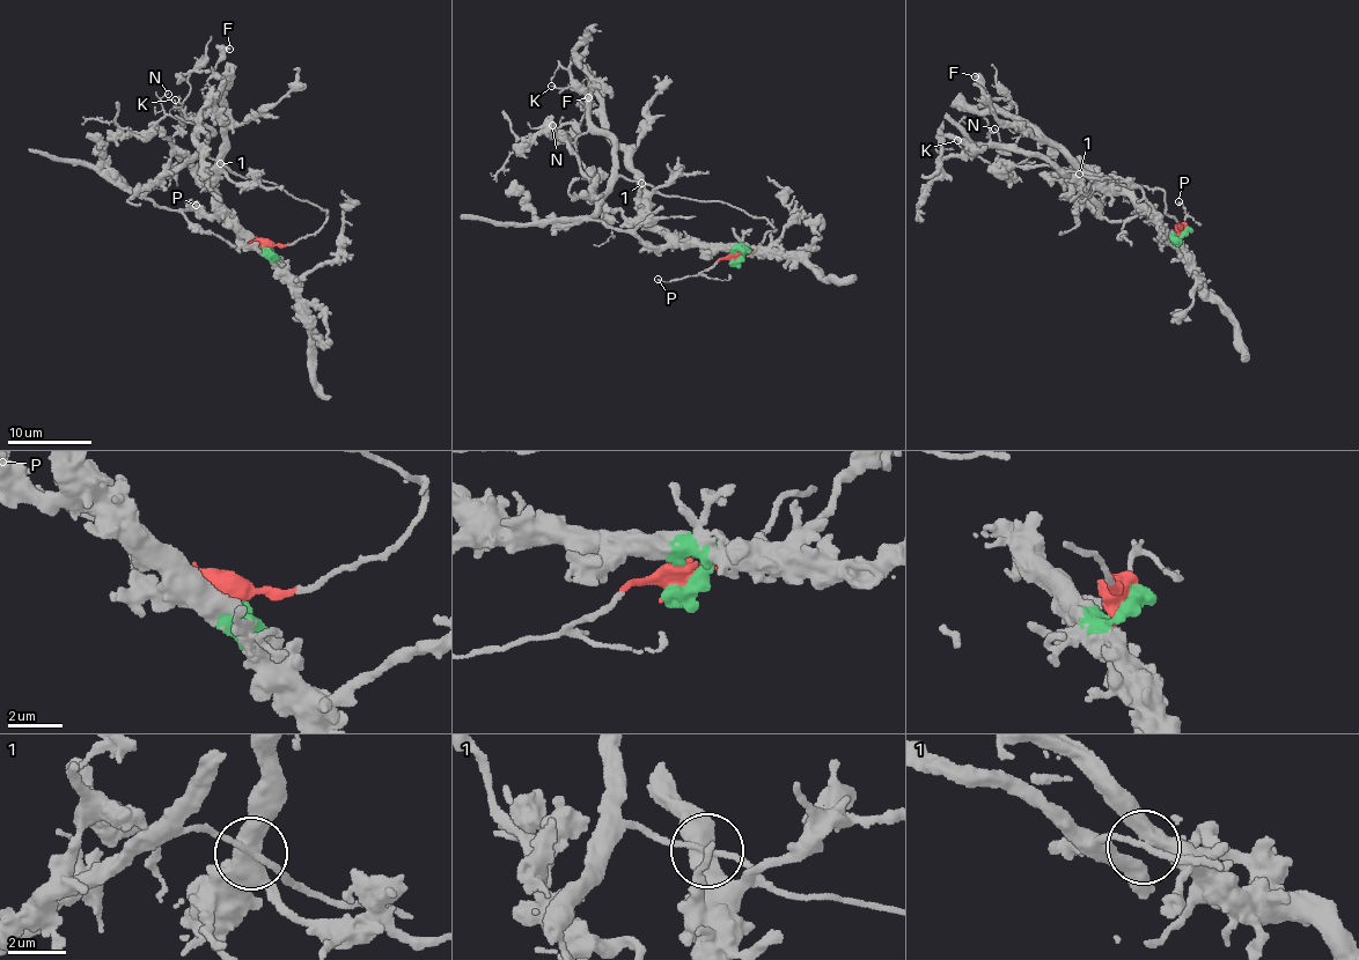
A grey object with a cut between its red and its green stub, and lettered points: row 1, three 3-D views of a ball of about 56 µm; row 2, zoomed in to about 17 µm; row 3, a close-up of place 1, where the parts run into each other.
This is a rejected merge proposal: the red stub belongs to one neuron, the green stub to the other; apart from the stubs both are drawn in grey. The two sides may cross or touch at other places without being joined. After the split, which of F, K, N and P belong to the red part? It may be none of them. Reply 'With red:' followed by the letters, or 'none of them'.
With red: K, N, P

